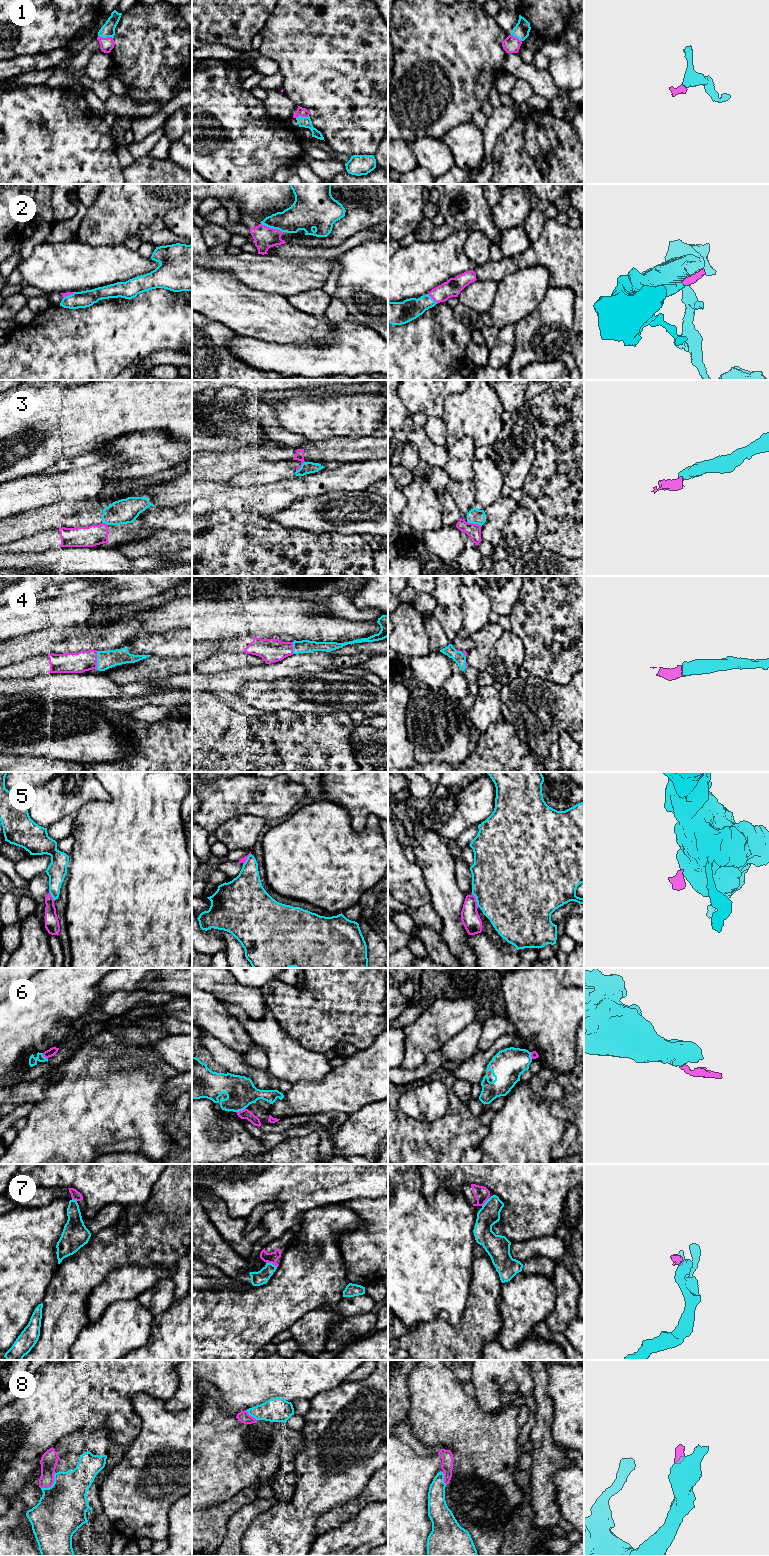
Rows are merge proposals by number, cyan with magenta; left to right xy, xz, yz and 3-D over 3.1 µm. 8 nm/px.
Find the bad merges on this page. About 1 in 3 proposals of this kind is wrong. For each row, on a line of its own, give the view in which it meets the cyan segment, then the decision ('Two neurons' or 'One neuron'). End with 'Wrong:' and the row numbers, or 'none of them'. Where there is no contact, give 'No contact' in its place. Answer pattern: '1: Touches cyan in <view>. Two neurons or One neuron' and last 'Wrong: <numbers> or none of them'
1: Touches cyan in xy. One neuron
2: Touches cyan in xz. One neuron
3: Touches cyan in yz. Two neurons
4: Touches cyan in xy. One neuron
5: Touches cyan in yz. Two neurons
6: Touches cyan in xz. One neuron
7: Touches cyan in xz. Two neurons
8: Touches cyan in xy. One neuron
Wrong: 3, 5, 7

